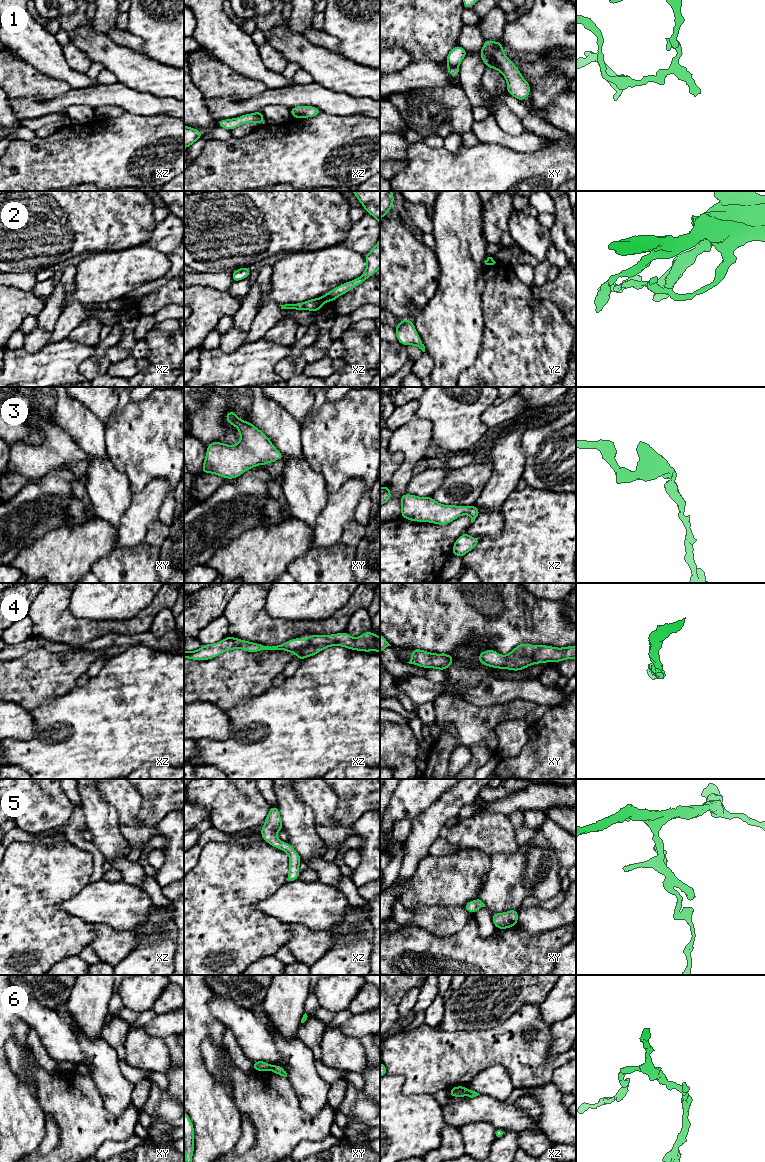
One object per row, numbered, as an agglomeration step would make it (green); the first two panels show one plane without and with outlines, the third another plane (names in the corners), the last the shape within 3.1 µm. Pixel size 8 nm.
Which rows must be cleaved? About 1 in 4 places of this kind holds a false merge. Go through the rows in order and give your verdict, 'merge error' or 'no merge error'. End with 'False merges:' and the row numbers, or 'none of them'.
1: merge error
2: merge error
3: no merge error
4: no merge error
5: no merge error
6: merge error
False merges: 1, 2, 6

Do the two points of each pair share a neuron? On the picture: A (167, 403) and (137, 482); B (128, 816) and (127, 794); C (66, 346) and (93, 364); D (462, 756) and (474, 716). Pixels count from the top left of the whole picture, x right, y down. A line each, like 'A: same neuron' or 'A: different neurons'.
A: same neuron
B: same neuron
C: different neurons
D: different neurons

